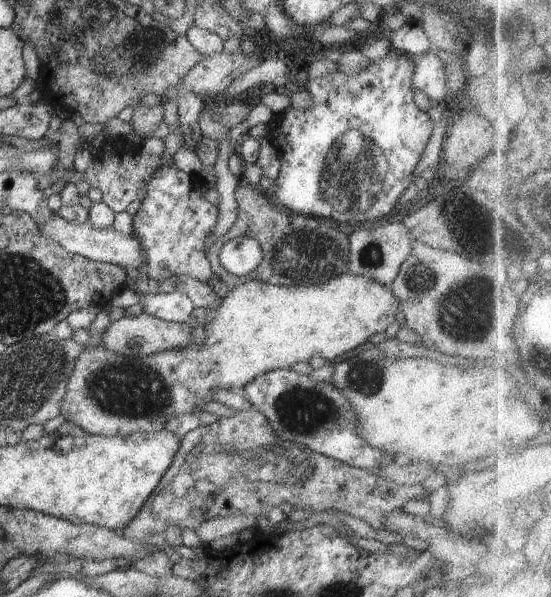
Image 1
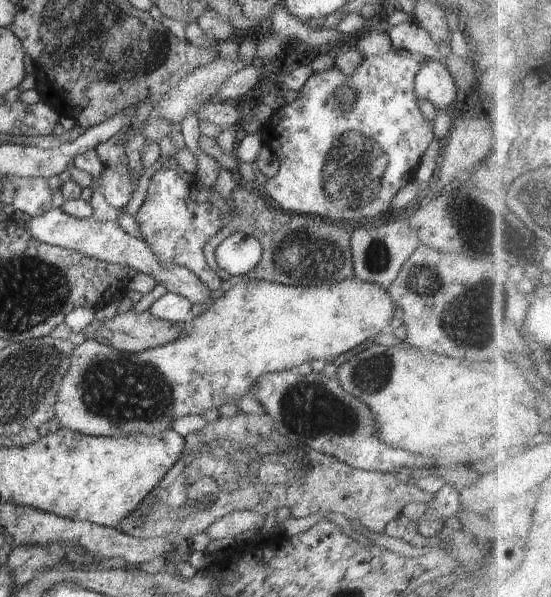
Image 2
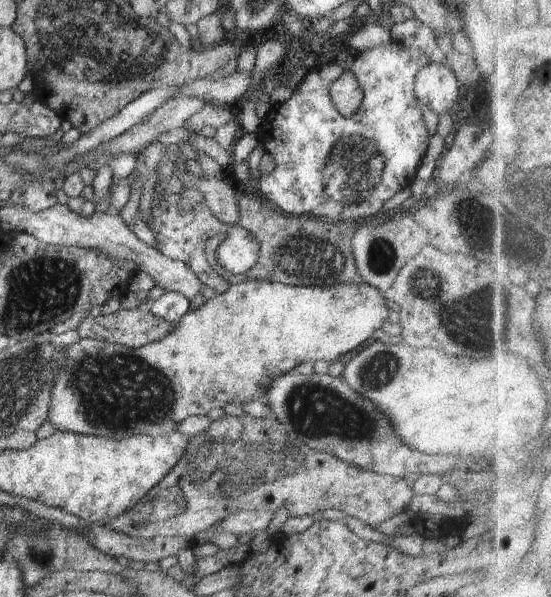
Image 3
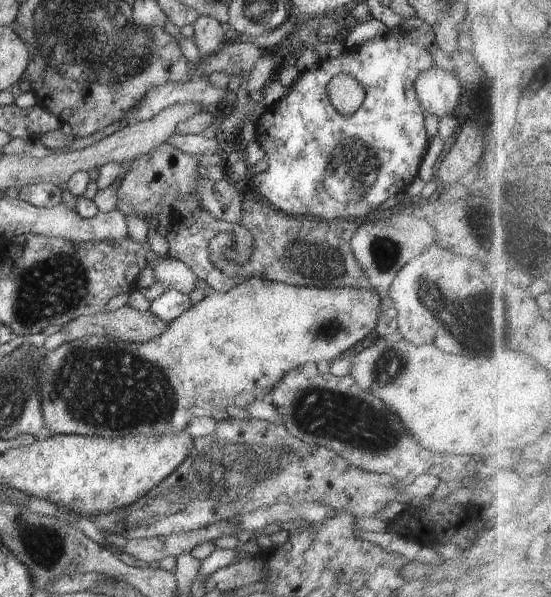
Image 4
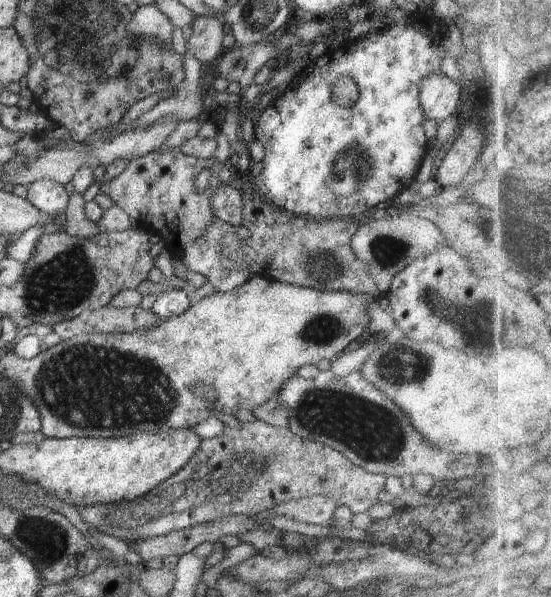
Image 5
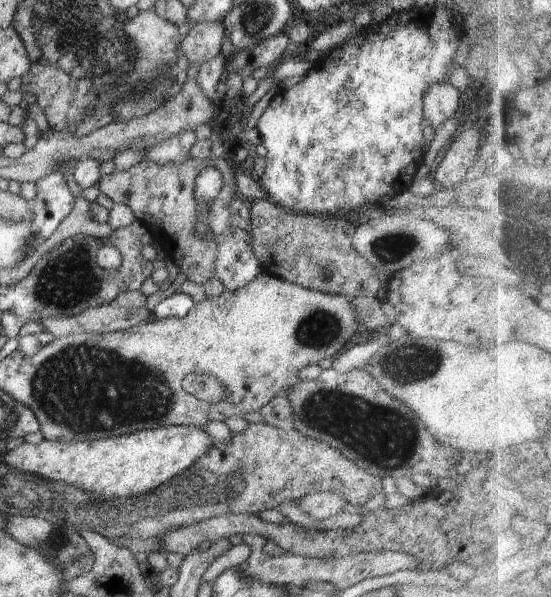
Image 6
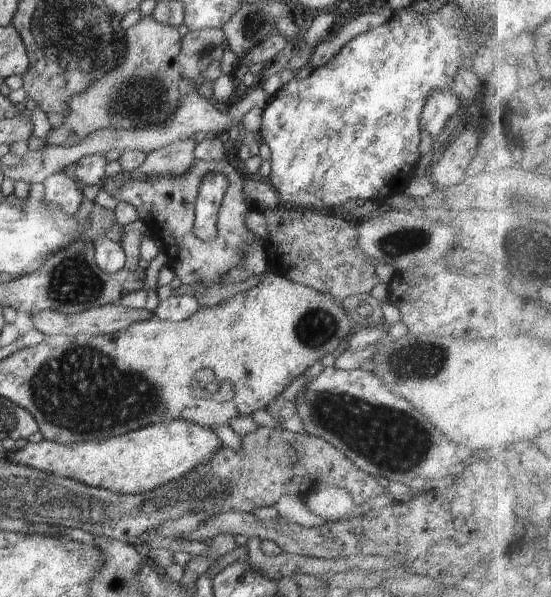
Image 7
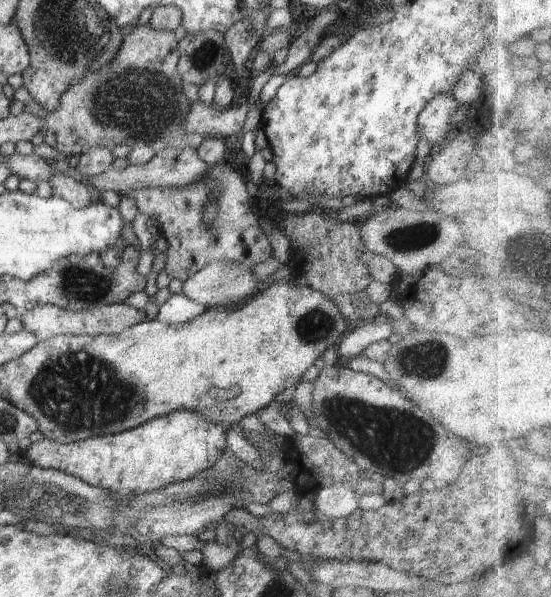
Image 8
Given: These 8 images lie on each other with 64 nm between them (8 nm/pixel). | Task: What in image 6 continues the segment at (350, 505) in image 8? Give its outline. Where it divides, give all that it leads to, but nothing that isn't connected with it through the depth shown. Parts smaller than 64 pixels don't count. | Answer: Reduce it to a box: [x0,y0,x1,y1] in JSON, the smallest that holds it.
[295,492,346,520]

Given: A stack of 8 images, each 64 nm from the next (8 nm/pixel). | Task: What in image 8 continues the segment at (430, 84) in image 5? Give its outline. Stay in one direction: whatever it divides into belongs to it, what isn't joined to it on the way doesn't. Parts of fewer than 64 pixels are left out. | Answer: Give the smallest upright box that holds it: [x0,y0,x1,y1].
[417,93,459,144]

